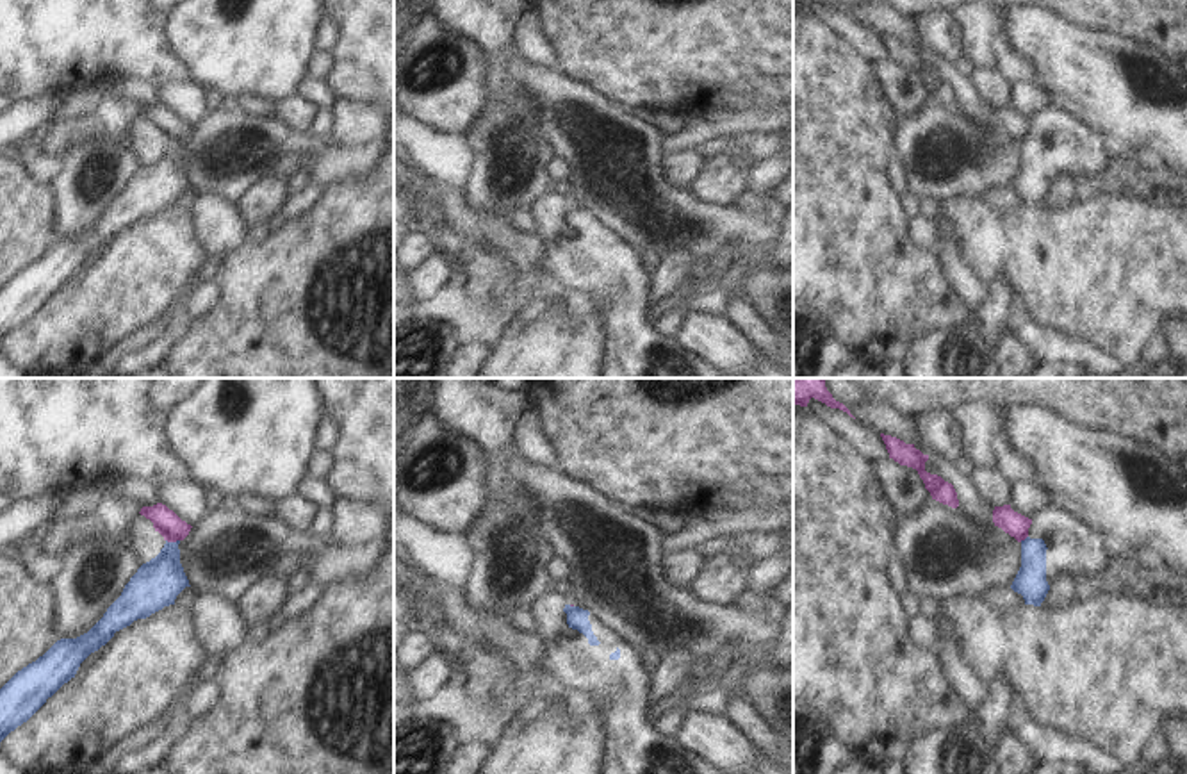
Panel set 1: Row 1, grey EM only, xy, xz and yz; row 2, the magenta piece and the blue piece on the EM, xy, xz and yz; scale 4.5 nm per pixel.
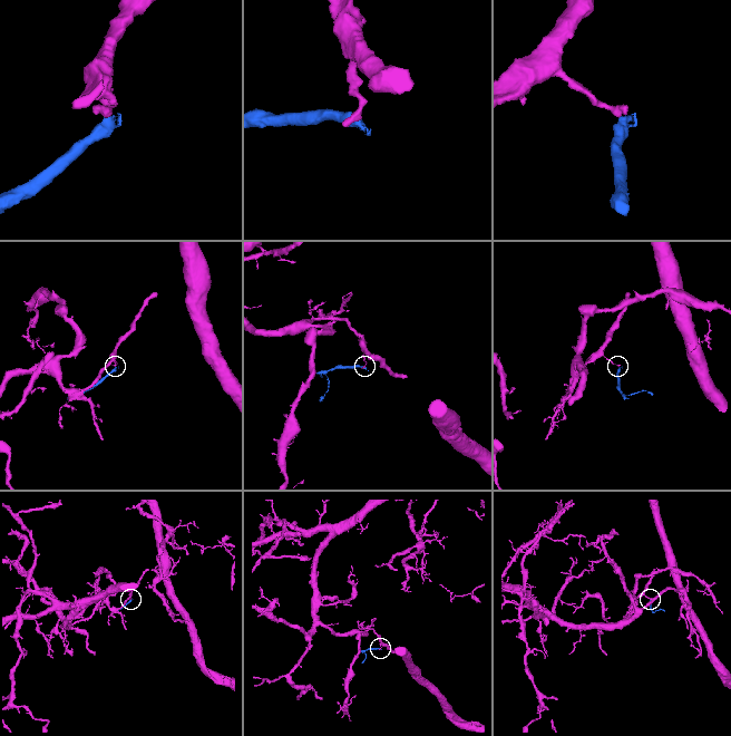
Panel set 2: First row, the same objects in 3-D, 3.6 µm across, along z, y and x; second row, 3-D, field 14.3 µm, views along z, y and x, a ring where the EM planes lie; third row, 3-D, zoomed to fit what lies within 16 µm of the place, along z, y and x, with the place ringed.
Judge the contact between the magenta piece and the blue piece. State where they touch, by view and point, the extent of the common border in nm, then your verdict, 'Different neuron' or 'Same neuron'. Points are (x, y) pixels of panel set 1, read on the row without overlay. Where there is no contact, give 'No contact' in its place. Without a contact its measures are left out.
Touches magenta at xy (173, 141). Shared border 60 nm. Different neuron.

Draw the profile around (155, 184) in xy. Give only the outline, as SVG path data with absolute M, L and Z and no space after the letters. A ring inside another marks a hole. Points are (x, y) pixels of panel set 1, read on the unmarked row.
M166 141L160 153L137 169L121 196L87 234L57 241L0 289L0 342L75 278L80 264L105 246L116 232L175 205L176 196L191 187L180 164L178 144L180 141Z

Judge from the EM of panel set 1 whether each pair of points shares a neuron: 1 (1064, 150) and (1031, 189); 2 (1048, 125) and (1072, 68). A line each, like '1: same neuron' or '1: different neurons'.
1: same neuron
2: different neurons

